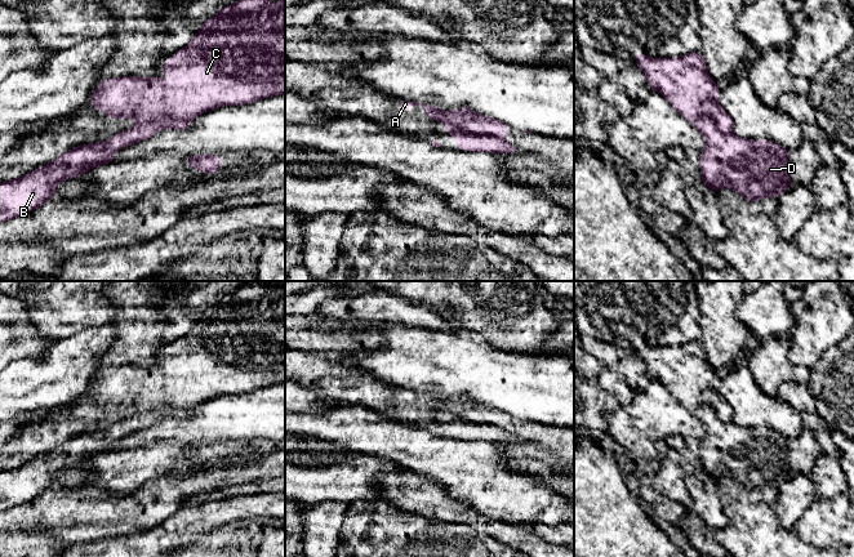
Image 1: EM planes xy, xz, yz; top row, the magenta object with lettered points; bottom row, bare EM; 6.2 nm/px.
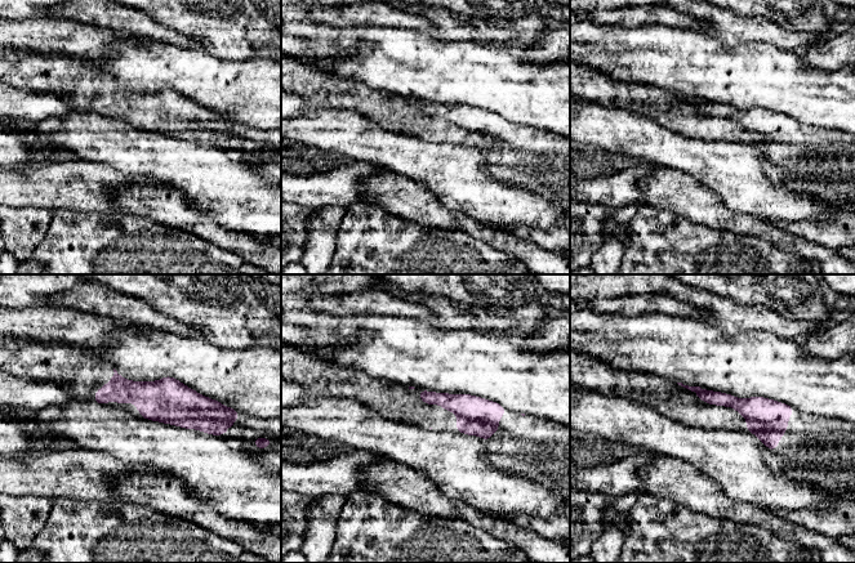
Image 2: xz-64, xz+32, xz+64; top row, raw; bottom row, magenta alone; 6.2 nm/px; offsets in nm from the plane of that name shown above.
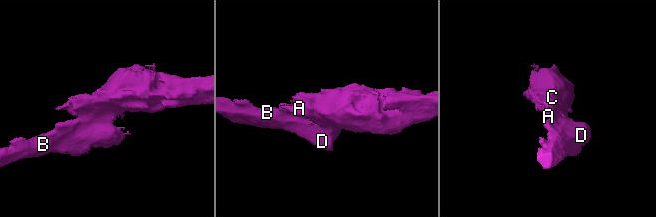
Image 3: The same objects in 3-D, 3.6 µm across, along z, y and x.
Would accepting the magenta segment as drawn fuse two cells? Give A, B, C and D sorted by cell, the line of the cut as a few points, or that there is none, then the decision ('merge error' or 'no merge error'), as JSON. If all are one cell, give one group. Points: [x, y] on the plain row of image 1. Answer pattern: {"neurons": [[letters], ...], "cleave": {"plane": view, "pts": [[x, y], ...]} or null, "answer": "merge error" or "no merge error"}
{"neurons": [["A", "C"], ["B", "D"]], "cleave": {"plane": "xz", "pts": [[444, 410], [452, 411], [467, 420], [490, 423], [503, 428]]}, "answer": "merge error"}

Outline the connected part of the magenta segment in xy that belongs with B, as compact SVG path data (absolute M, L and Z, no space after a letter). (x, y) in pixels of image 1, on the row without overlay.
M156 407L115 423L107 429L81 433L66 440L52 451L35 458L19 467L0 472L0 512L34 500L48 487L54 487L55 474L86 459L110 453L114 442L123 436L152 425L165 416L188 419L190 409Z

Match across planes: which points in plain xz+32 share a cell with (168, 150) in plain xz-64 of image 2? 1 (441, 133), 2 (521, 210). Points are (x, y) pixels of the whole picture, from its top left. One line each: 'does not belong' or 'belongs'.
1: does not belong
2: belongs

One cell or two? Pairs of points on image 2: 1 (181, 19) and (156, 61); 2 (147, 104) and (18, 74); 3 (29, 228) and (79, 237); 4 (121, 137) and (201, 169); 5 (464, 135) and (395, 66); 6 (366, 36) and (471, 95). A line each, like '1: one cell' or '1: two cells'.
1: two cells
2: one cell
3: two cells
4: one cell
5: two cells
6: one cell

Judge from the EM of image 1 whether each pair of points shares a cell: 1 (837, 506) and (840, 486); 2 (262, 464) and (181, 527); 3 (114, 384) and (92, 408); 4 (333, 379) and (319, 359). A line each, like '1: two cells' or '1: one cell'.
1: two cells
2: two cells
3: one cell
4: one cell

